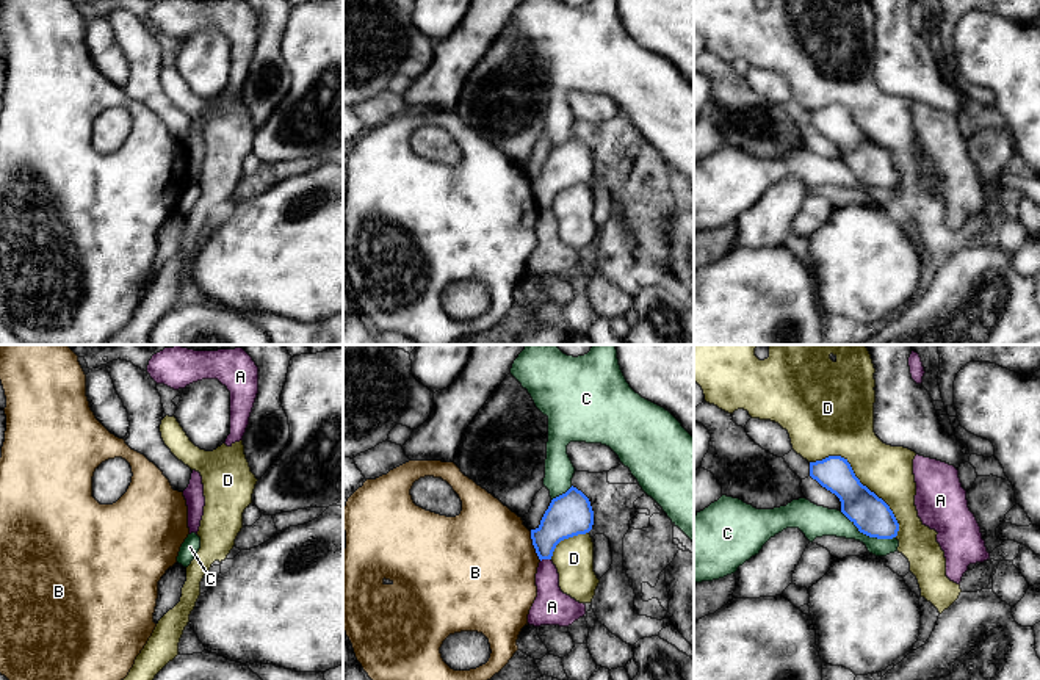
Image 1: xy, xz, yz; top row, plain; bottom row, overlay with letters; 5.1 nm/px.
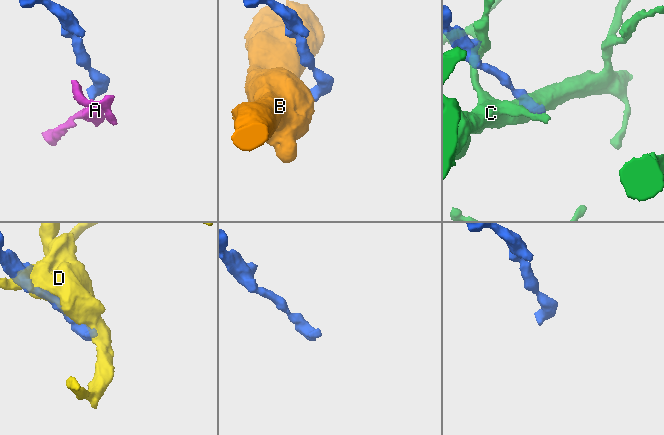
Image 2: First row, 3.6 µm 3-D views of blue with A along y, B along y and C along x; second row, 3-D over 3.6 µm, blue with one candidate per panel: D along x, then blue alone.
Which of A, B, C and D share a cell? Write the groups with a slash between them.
A / B / C / D

